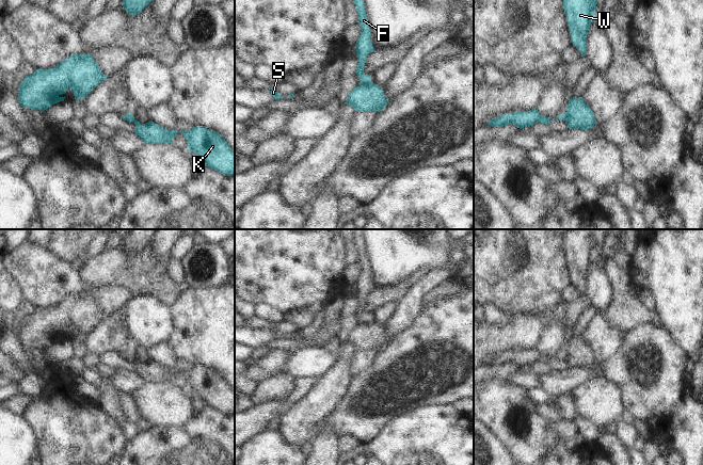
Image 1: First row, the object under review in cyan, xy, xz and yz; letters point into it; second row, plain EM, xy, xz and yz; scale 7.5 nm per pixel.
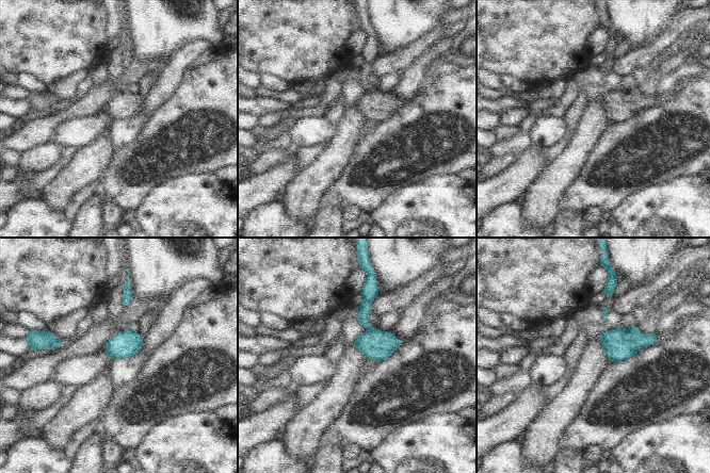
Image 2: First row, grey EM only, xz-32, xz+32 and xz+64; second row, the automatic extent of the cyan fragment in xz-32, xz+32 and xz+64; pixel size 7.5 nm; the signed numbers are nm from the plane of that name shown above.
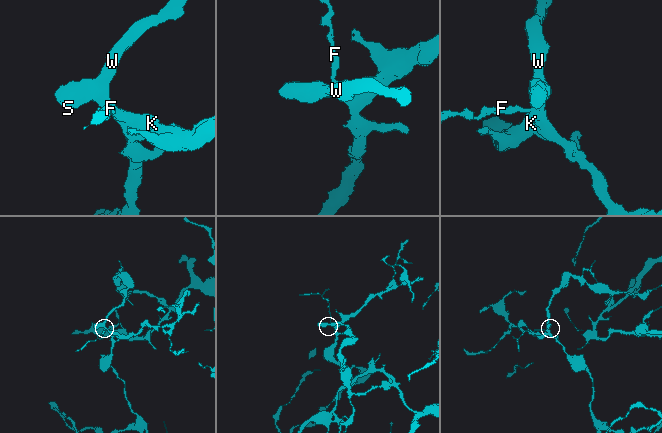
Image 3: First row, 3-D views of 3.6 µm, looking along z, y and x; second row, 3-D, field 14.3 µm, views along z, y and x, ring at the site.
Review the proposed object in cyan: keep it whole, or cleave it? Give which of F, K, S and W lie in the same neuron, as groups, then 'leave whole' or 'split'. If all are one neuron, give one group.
F / K S W; split

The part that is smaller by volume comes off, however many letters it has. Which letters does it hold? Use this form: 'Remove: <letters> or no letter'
Remove: F.

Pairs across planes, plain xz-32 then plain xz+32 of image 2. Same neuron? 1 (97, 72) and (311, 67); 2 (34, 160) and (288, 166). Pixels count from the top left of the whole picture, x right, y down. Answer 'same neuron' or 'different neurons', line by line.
1: different neurons
2: different neurons

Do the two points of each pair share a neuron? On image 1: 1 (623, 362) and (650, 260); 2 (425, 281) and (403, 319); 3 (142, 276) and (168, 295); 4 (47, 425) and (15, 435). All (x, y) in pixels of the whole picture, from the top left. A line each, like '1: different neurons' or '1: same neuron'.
1: different neurons
2: same neuron
3: same neuron
4: different neurons

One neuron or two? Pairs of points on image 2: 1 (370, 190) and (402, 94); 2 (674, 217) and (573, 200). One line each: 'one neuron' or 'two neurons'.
1: two neurons
2: two neurons

